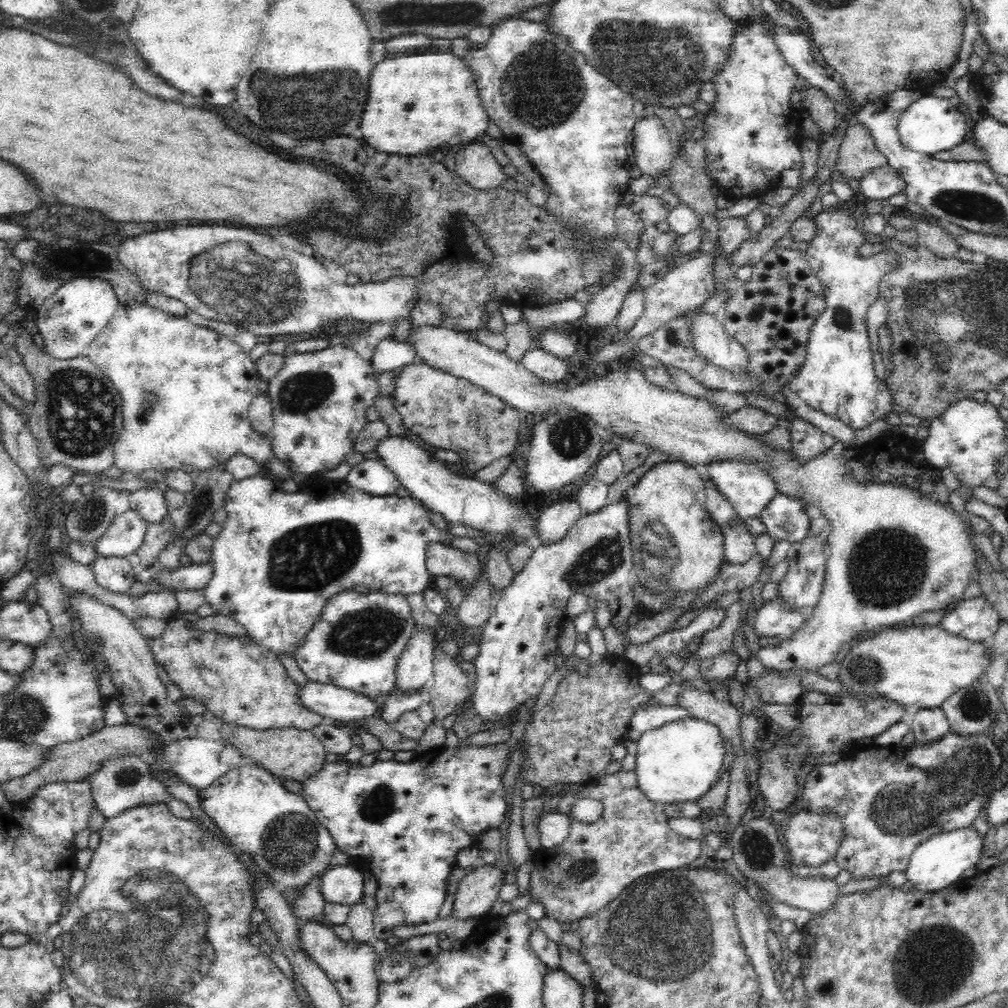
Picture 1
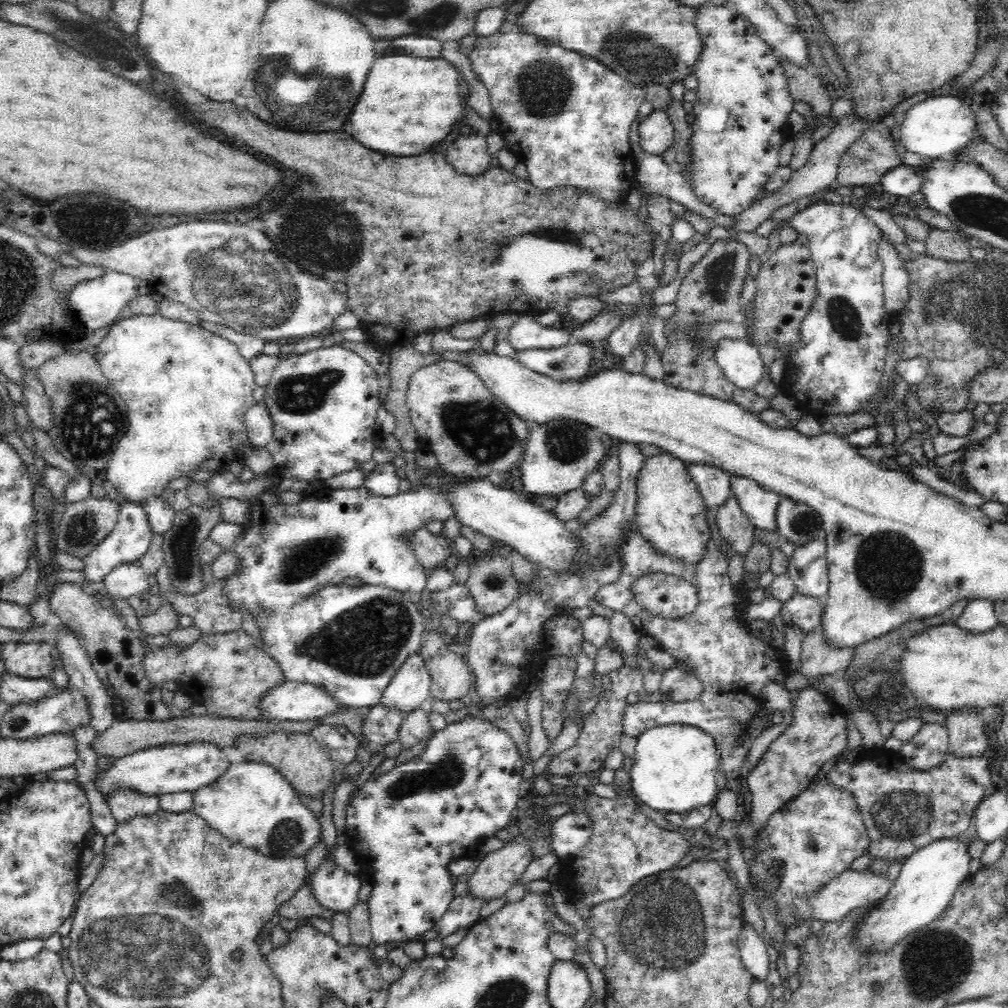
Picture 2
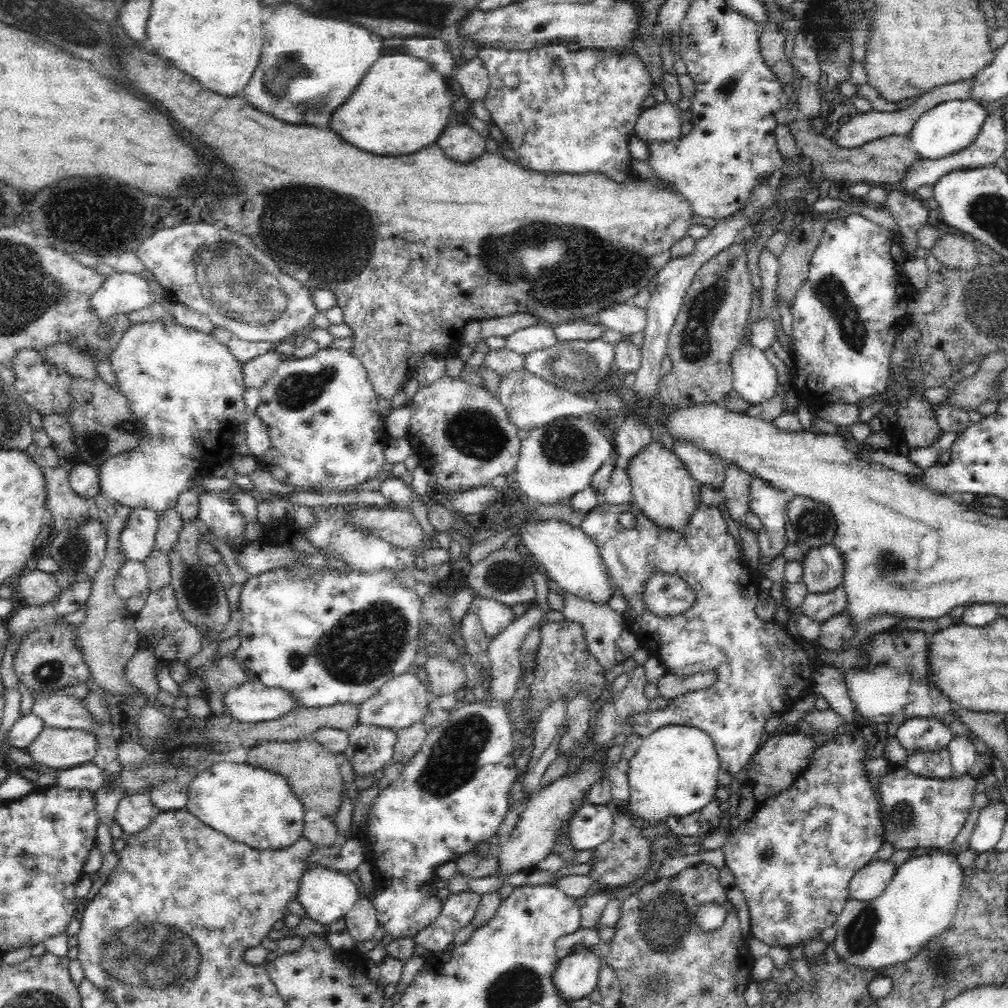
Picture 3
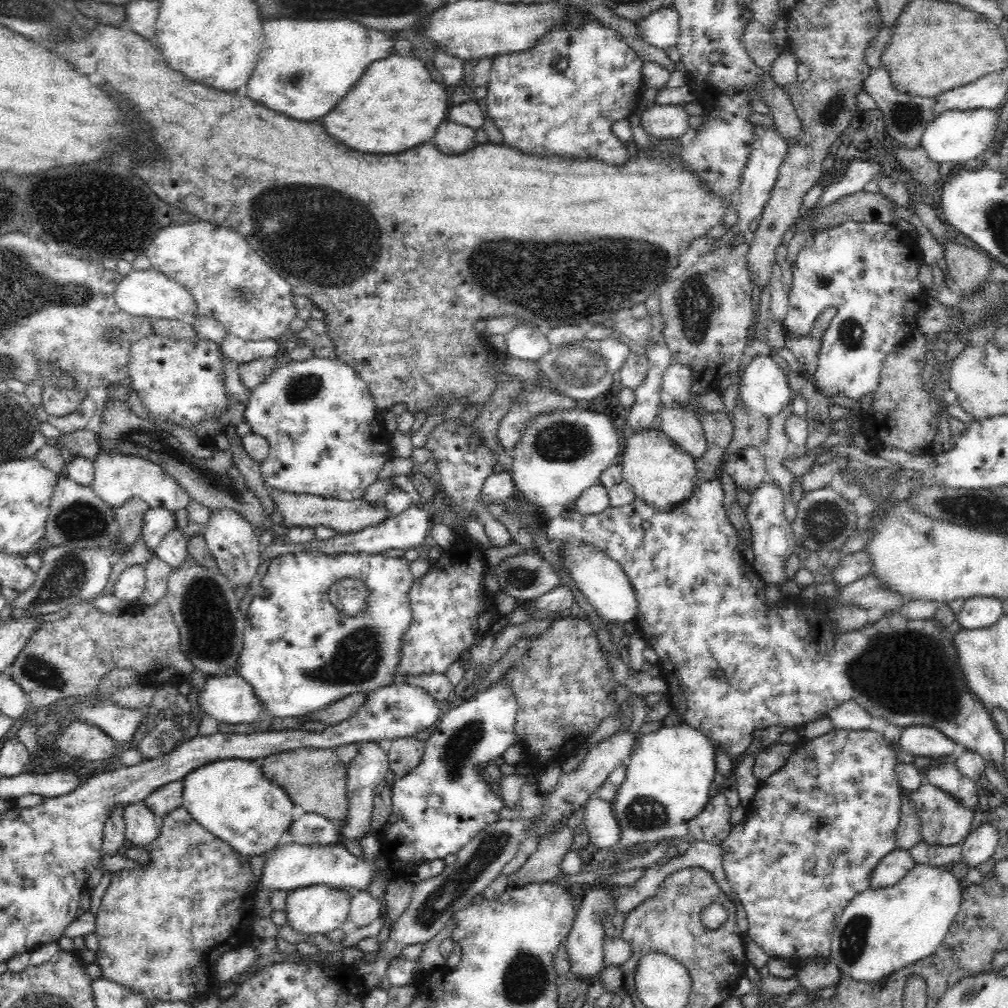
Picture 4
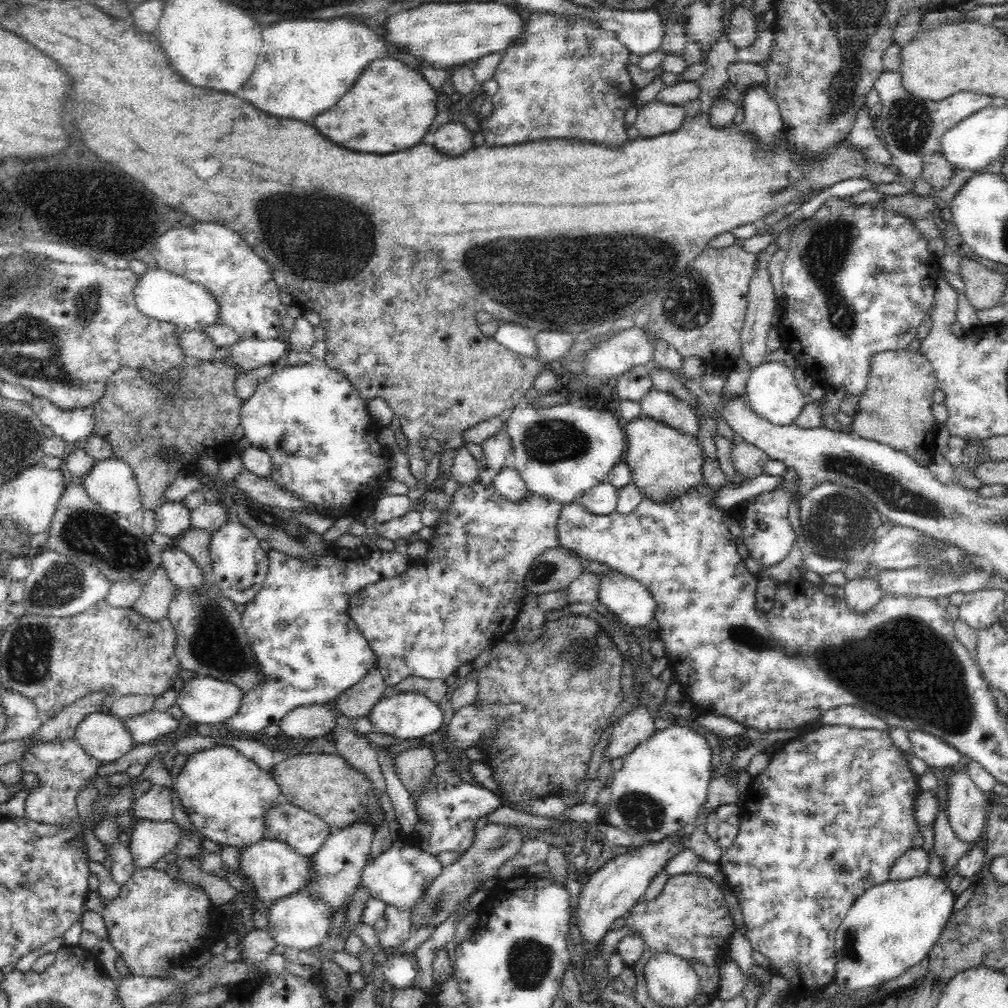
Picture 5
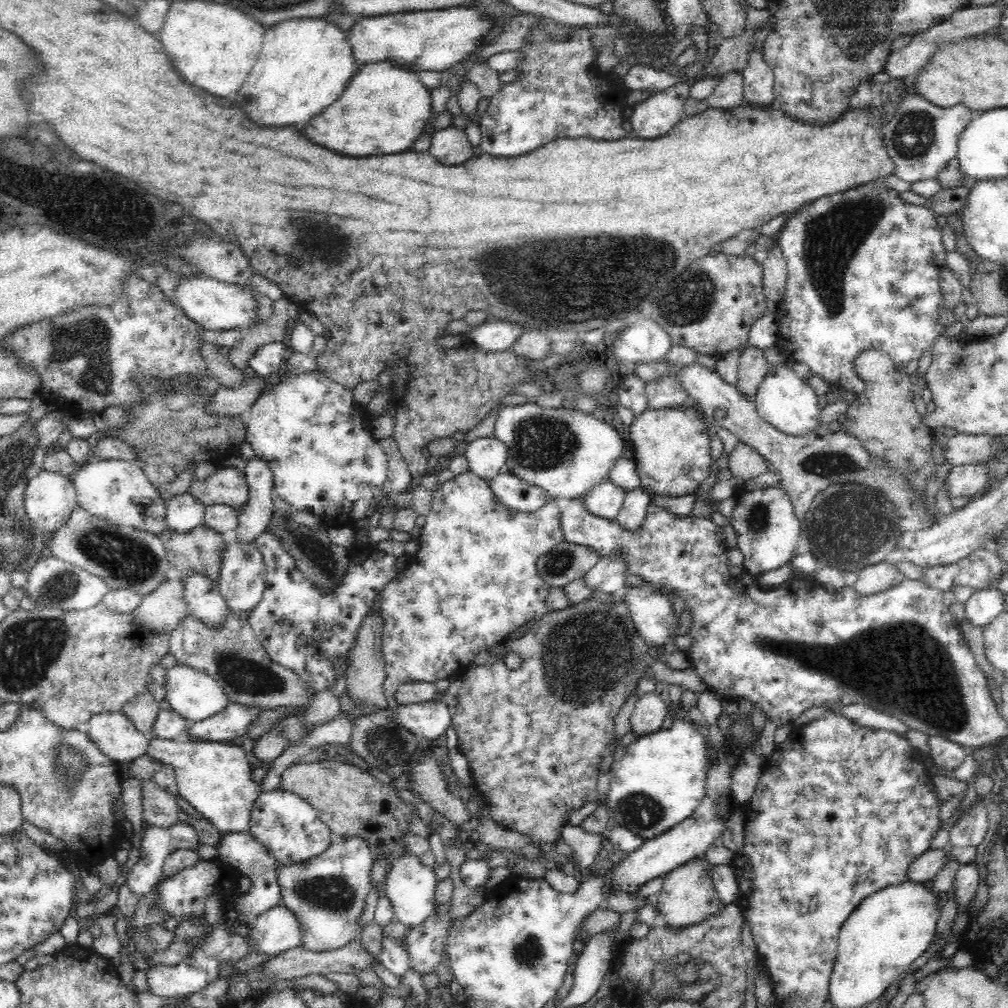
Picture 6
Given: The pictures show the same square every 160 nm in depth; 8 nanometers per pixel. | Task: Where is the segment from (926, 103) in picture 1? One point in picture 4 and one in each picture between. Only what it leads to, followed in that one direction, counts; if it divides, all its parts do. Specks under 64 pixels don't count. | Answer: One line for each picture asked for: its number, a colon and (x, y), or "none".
2: (937, 127)
3: (948, 128)
4: (953, 136)

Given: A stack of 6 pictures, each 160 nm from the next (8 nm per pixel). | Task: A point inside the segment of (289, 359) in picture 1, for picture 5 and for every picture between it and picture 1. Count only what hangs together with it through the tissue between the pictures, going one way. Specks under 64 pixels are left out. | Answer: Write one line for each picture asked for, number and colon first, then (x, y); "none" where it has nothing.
2: (323, 404)
3: (325, 433)
4: (326, 437)
5: (323, 445)

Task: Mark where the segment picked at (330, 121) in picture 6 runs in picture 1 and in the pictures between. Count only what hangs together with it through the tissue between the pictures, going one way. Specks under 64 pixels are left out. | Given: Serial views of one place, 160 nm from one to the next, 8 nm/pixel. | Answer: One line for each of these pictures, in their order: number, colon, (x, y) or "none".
1: (419, 104)
2: (426, 95)
3: (402, 104)
4: (396, 105)
5: (390, 108)

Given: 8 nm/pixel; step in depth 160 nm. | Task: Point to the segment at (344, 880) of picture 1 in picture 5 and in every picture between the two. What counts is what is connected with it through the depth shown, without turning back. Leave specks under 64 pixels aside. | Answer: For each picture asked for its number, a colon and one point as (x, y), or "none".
2: (335, 889)
3: (326, 897)
4: (319, 909)
5: (298, 921)

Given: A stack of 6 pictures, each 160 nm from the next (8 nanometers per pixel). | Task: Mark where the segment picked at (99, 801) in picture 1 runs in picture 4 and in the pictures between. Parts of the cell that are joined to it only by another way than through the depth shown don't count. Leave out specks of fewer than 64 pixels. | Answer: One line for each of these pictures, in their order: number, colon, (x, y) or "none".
2: (125, 805)
3: (136, 811)
4: (142, 826)

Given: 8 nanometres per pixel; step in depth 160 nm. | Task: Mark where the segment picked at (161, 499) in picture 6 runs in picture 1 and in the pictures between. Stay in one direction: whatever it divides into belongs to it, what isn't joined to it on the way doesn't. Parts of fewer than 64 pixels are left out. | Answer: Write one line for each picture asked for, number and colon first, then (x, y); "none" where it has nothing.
1: (186, 390)
2: (186, 390)
3: (186, 387)
4: (118, 478)
5: (110, 483)

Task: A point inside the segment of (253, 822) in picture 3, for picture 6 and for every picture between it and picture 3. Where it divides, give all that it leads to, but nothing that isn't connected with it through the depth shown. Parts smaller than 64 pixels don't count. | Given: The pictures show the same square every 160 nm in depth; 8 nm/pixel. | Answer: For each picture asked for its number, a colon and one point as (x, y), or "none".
4: (232, 798)
5: (226, 796)
6: (215, 778)

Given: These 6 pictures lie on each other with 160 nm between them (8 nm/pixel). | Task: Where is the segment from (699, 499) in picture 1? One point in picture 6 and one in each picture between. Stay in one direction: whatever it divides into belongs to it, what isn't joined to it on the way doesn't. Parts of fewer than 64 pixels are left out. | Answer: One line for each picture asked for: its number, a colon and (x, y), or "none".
2: (670, 512)
3: (666, 492)
4: (662, 475)
5: (664, 463)
6: (672, 445)

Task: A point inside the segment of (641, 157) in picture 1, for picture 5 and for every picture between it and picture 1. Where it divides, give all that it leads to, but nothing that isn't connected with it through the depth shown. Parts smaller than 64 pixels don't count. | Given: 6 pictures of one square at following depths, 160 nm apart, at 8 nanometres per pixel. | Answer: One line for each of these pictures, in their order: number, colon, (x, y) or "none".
2: (656, 131)
3: (662, 122)
4: (659, 121)
5: (654, 118)

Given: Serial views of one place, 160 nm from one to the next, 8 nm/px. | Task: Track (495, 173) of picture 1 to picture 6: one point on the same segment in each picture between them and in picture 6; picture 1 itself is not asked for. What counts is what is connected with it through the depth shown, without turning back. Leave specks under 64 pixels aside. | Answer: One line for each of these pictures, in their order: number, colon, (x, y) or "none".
2: (470, 154)
3: (461, 143)
4: (452, 138)
5: (454, 139)
6: (450, 146)

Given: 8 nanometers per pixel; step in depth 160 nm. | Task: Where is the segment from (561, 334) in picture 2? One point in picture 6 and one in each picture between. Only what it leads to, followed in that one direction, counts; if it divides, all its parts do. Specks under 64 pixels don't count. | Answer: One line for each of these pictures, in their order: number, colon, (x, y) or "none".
3: (527, 340)
4: (529, 344)
5: (517, 338)
6: (495, 337)

